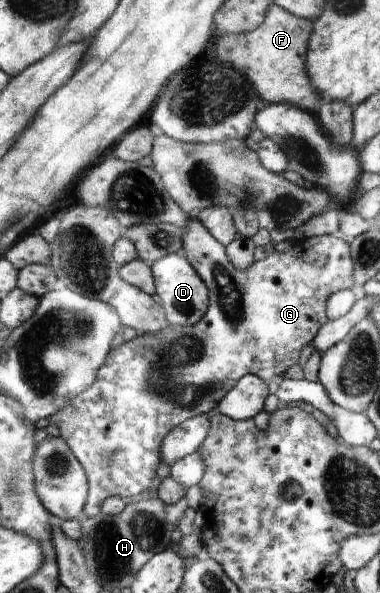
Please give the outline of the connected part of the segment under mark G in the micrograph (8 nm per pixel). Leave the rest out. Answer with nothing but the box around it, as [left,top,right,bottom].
[51,220,355,516]

